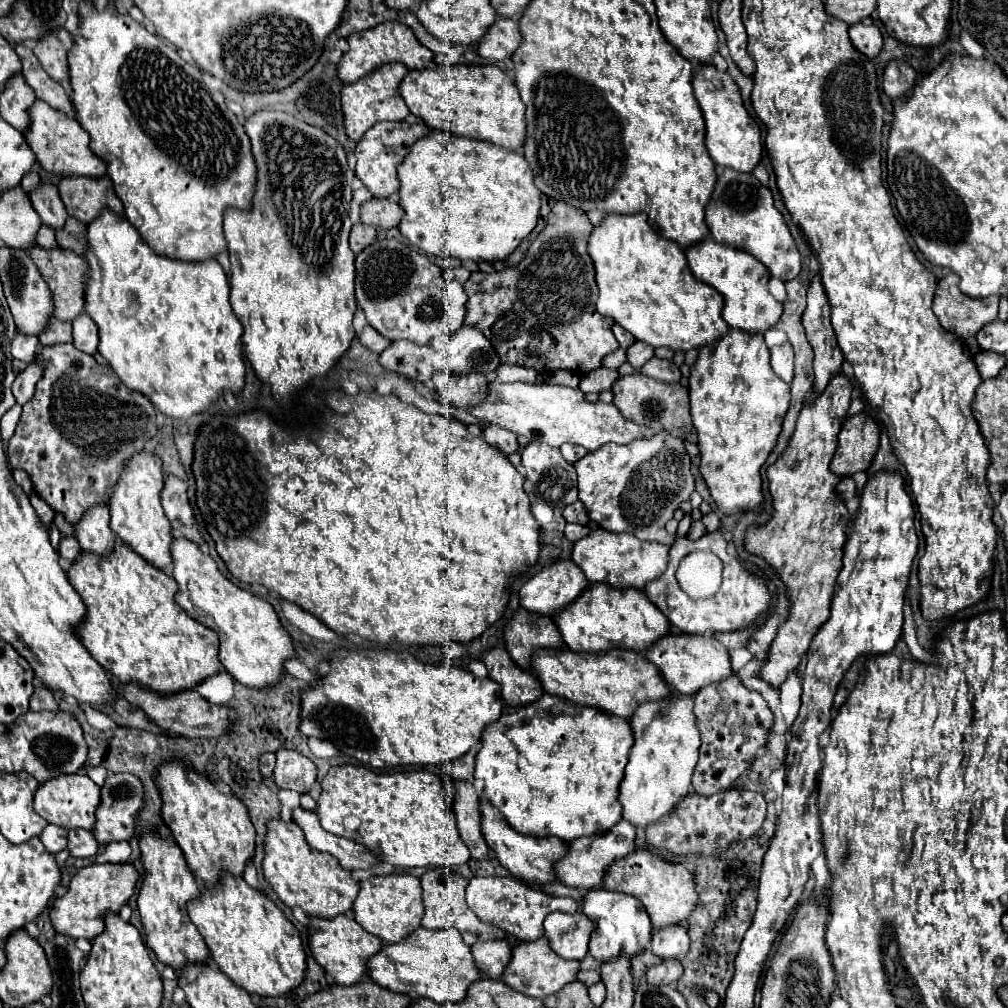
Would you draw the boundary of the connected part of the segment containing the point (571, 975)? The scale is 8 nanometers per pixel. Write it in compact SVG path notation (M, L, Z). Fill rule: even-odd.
M541 937L537 941L523 941L513 949L513 957L501 979L505 985L513 987L523 995L529 995L535 999L547 999L549 995L563 989L567 983L577 981L577 975L579 975L579 961L567 961L555 955L555 951L551 951L547 943L547 937Z

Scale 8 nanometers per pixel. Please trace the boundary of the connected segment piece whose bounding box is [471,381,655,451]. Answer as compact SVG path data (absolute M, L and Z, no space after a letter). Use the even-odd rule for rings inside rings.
M489 383L487 403L471 407L471 415L485 423L499 425L529 441L541 441L551 447L561 447L563 443L583 445L587 451L595 451L605 443L627 445L637 439L651 439L655 431L643 427L627 417L613 405L603 401L587 401L581 389L571 389L551 383Z

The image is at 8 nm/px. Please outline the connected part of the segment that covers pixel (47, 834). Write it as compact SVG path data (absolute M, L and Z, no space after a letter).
M47 825L43 829L43 833L39 835L39 839L45 845L45 849L53 855L67 847L67 831L63 827L57 827L57 825Z

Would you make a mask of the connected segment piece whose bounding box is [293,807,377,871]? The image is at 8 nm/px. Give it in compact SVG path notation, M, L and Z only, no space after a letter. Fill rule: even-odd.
M297 807L297 809L293 809L293 821L303 829L307 843L311 847L315 847L321 853L329 853L329 855L337 857L337 861L341 863L343 869L347 869L347 871L369 869L371 865L377 863L377 859L373 857L373 853L367 847L363 847L351 839L325 831L319 825L319 817L315 811L305 811L303 807Z

